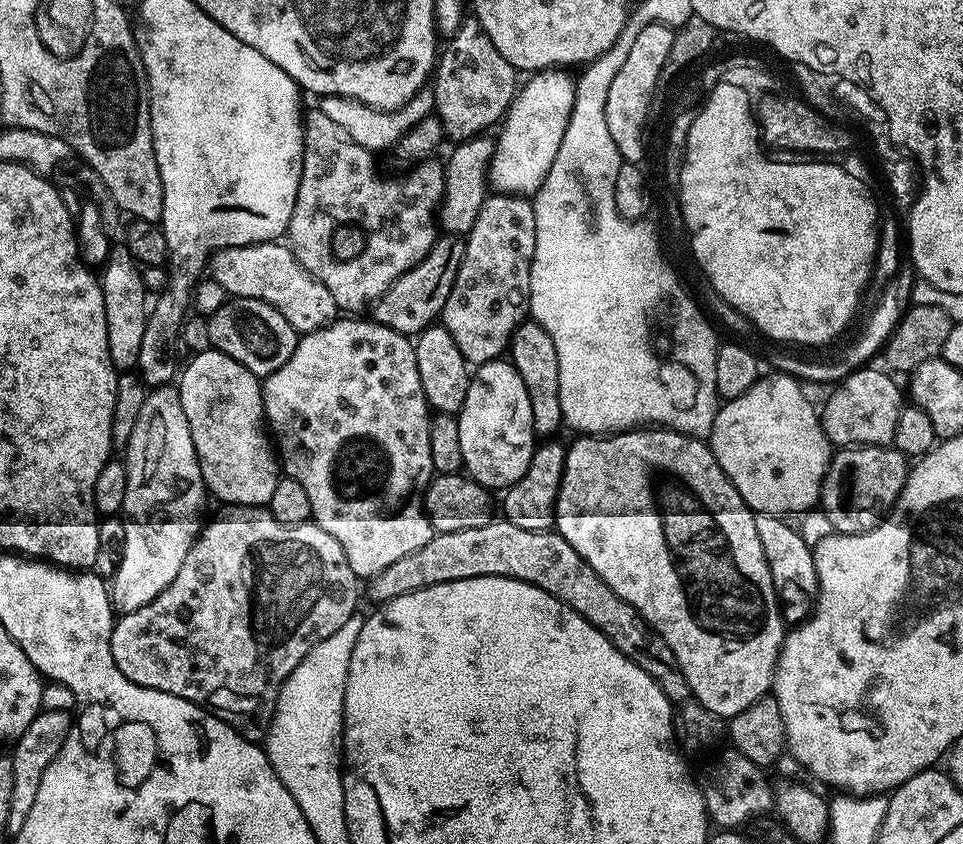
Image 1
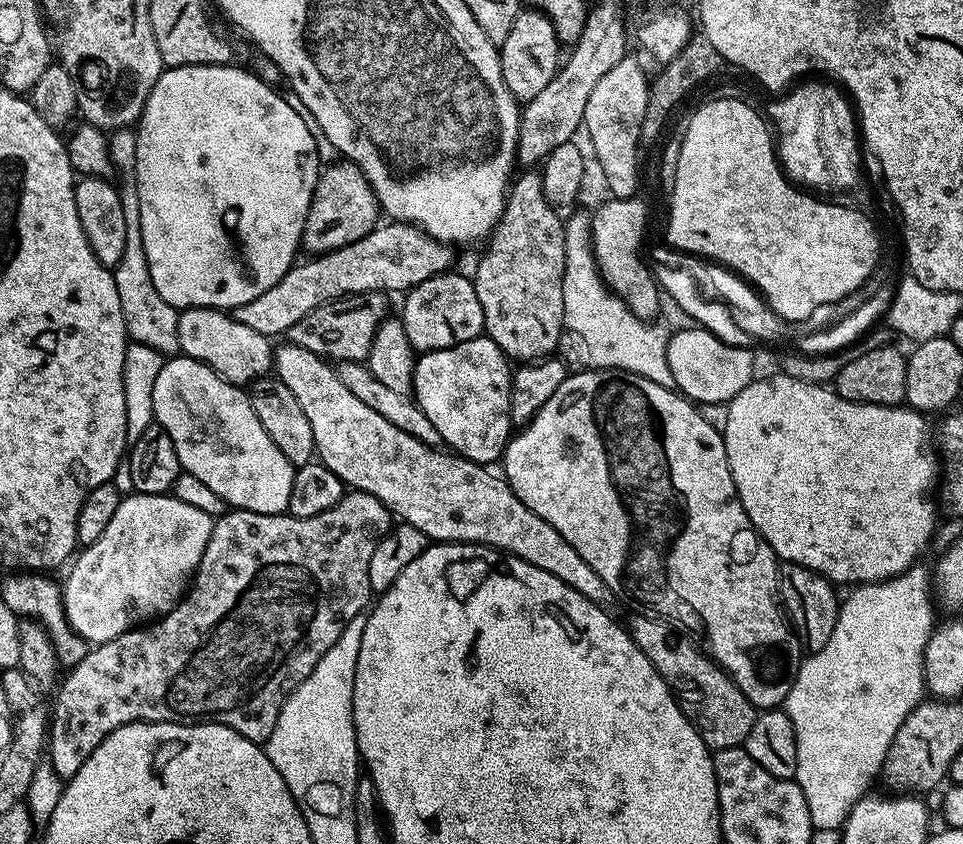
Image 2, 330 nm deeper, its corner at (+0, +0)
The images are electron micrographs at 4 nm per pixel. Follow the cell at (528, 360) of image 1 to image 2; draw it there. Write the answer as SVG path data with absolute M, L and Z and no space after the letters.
M524 170L513 179L508 190L504 213L486 241L484 253L476 264L476 276L471 282L476 287L478 302L482 302L484 332L512 362L531 362L551 357L560 344L560 328L565 327L562 302L562 278L566 270L565 221L546 198L544 177L539 171Z

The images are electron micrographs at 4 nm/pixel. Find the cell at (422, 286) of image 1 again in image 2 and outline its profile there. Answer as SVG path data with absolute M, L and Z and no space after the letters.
M359 292L340 300L331 300L329 304L318 306L306 314L306 318L294 322L286 333L287 343L302 346L332 362L367 361L374 334L389 315L388 300L383 292Z

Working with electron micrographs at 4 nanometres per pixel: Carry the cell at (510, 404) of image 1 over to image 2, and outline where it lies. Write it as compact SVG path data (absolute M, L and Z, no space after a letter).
M487 334L452 348L423 353L417 359L412 383L416 405L434 422L441 441L453 453L485 466L492 466L503 457L514 435L510 418L511 389L510 361Z

